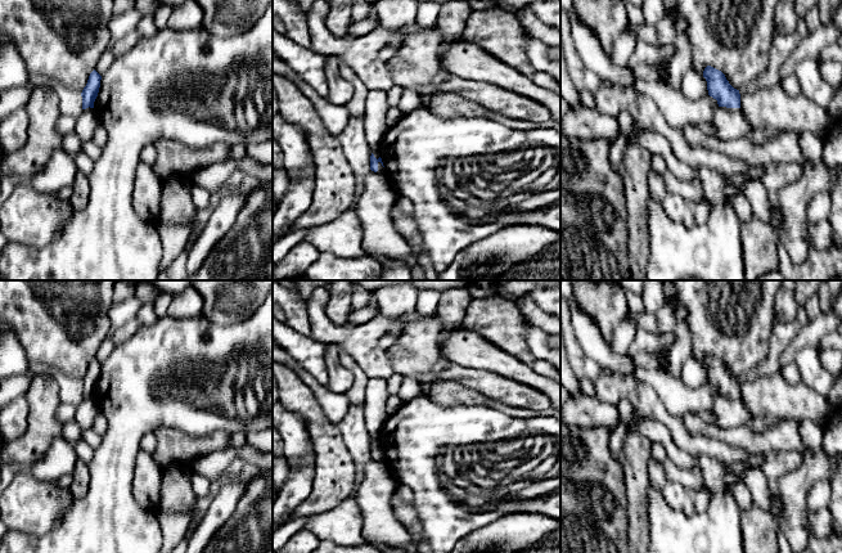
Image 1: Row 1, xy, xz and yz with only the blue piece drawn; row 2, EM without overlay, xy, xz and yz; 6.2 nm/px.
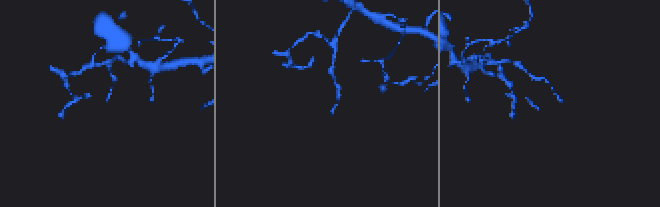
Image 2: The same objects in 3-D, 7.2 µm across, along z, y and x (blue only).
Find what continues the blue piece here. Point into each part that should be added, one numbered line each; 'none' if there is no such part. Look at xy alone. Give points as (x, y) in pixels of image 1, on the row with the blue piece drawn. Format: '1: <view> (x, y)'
1: xy (88, 121)

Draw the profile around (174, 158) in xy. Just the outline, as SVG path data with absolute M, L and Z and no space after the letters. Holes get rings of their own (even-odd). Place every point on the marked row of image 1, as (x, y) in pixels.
M161 139L154 145L157 161L152 168L163 181L174 180L179 175L186 175L225 159L231 149L229 144L222 141L204 148L190 148L179 141Z

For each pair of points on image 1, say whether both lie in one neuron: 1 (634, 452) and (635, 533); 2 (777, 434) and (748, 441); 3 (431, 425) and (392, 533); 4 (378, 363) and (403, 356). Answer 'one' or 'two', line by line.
1: one
2: one
3: two
4: two

